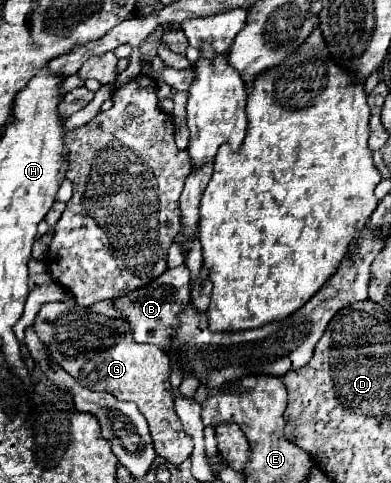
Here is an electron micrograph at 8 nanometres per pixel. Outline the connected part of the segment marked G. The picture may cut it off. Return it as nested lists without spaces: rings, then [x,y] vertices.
[[[63,301],[45,303],[33,321],[33,329],[45,343],[51,359],[59,361],[59,365],[63,365],[63,369],[67,369],[67,373],[79,381],[79,385],[87,385],[95,391],[107,391],[119,401],[137,403],[139,411],[149,423],[155,453],[169,463],[179,465],[191,455],[193,441],[187,433],[183,433],[181,421],[173,407],[175,401],[169,383],[171,361],[157,345],[135,343],[129,333],[115,325],[117,323],[109,323],[95,329],[93,313],[89,315],[89,309],[67,305]]]

